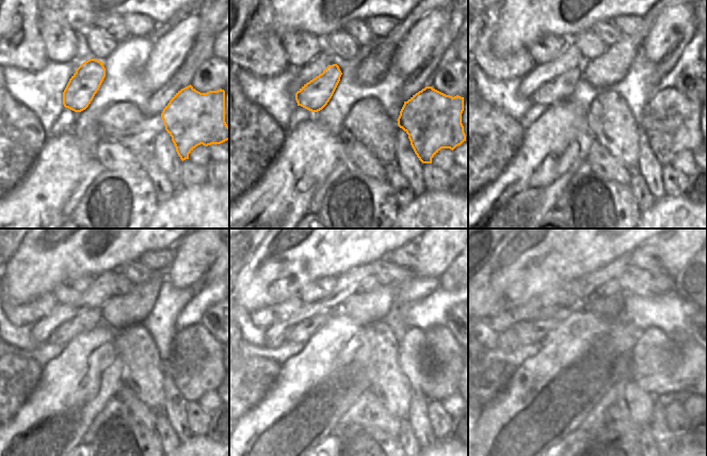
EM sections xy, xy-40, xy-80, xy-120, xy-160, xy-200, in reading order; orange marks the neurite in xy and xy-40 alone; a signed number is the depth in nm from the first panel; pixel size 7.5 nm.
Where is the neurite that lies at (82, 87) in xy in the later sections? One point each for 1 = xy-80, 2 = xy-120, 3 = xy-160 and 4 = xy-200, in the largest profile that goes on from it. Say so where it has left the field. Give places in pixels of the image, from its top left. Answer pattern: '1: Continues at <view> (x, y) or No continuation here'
1: Continues at xy-80 (561, 88)
2: Continues at xy-120 (89, 319)
3: Continues at xy-160 (301, 333)
4: Continues at xy-200 (536, 327).

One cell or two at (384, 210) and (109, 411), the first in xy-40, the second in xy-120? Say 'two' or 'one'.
two

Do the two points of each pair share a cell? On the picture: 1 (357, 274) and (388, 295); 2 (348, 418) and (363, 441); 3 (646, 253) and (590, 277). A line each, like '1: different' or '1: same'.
1: different
2: different
3: different

